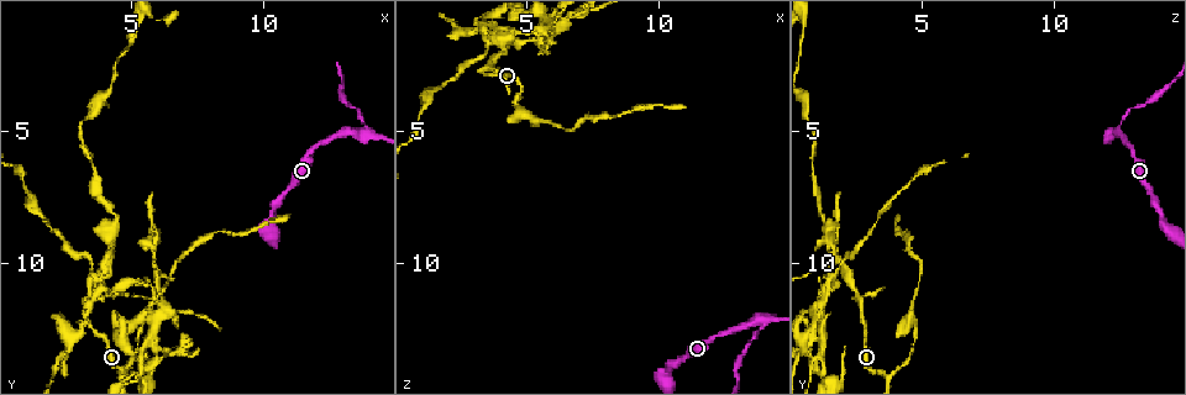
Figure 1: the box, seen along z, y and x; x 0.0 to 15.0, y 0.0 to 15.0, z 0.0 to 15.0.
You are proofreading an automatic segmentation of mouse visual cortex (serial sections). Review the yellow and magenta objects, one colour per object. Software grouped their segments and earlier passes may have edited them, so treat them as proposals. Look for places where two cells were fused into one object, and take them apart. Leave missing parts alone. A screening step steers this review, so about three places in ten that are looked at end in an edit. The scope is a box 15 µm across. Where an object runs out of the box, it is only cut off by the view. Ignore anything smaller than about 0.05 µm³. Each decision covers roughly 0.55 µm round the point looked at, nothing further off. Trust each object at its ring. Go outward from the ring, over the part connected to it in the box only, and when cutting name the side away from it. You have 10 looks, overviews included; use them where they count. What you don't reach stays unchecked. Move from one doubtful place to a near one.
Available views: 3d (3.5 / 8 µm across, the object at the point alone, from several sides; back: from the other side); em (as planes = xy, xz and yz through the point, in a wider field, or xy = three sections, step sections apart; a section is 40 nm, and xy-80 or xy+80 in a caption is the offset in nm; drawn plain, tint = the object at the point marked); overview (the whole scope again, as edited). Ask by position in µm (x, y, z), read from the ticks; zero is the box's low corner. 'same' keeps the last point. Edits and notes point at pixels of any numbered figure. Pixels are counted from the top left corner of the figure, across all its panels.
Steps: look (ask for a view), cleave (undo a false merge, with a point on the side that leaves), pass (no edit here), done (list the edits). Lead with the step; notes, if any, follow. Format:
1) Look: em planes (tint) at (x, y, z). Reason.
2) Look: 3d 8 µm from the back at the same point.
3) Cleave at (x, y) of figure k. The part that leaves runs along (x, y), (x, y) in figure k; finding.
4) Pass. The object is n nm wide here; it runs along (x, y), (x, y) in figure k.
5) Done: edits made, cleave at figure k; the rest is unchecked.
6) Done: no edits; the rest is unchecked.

Look: 3d 3.5 µm at (14.0, 5.1, 12.3). Branch point.

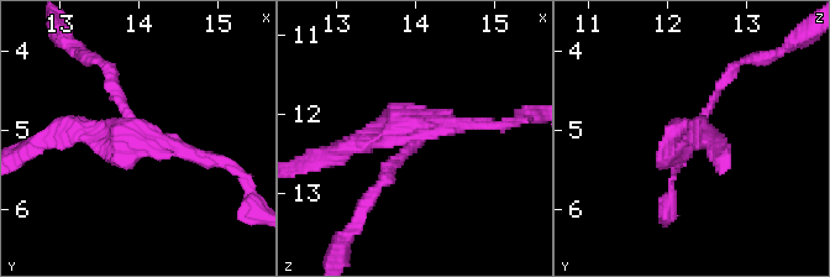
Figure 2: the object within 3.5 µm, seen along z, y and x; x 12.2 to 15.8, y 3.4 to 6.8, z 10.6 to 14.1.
Look: em xy step 3 (tint) at (13.95, 5.10, 12.25). Shape alone is not enough.

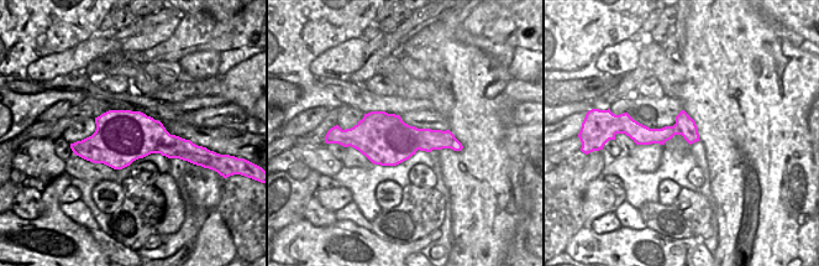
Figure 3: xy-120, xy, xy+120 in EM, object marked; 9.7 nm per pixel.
Cleave at (114, 88) of figure 2. The object is 500 nm wide here; the part that leaves runs along (130, 116), (110, 71), (80, 56) in figure 2; two cells meet here.

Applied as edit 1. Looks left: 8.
Look: overview.

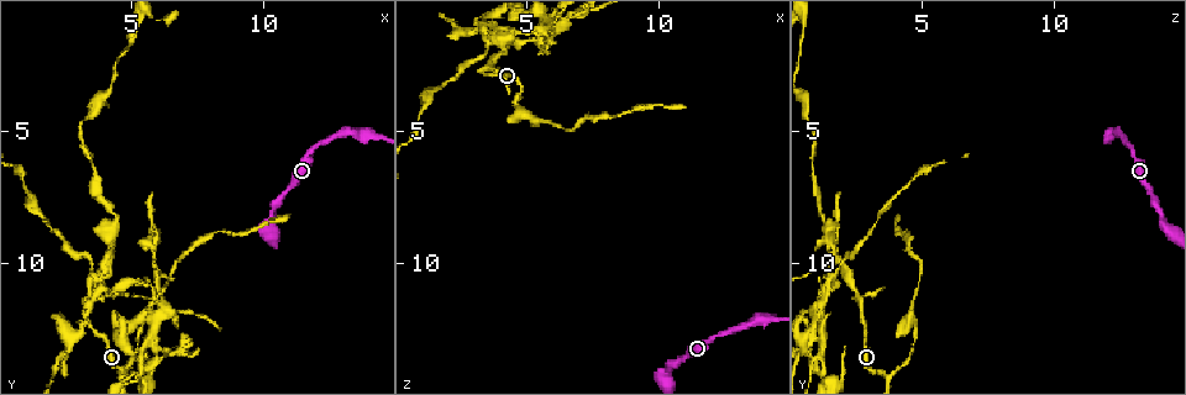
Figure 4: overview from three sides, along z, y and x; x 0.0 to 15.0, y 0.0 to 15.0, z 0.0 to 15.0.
Look: 3d 3.5 µm at (4.6, 14.3, 3.6). Abrupt turn.

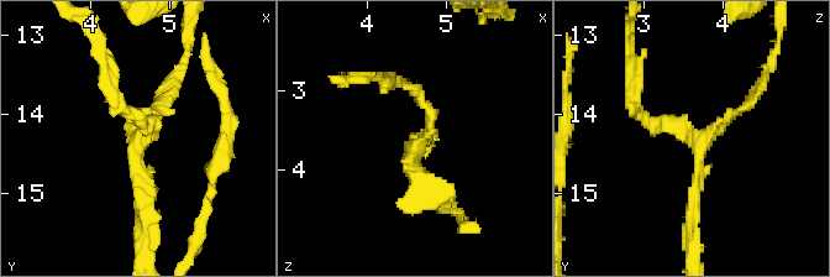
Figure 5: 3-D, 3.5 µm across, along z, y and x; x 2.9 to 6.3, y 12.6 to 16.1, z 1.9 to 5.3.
Look: em xy step 2 (tint) at (4.60, 14.30, 3.70). Need the tissue.

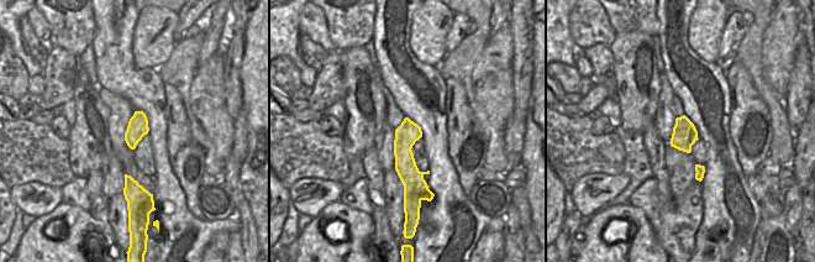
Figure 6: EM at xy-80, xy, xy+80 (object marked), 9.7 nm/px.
Look: em planes (tint) at the same point. Cut it another way.

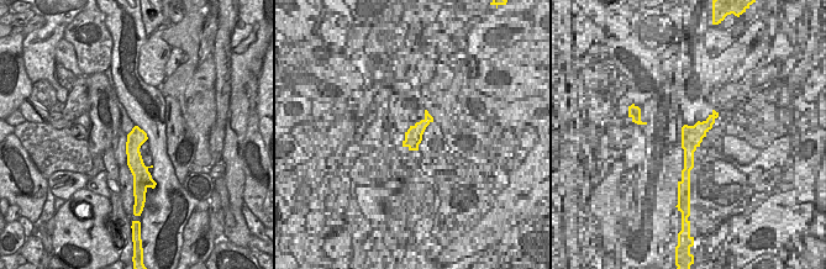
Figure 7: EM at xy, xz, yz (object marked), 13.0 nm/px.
Pass. It runs along (409, 85), (429, 108), (413, 165), (444, 203) in figure 5; all the same cell.

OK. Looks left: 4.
Look: 3d 3.5 µm at (4.2, 8.1, 1.2).

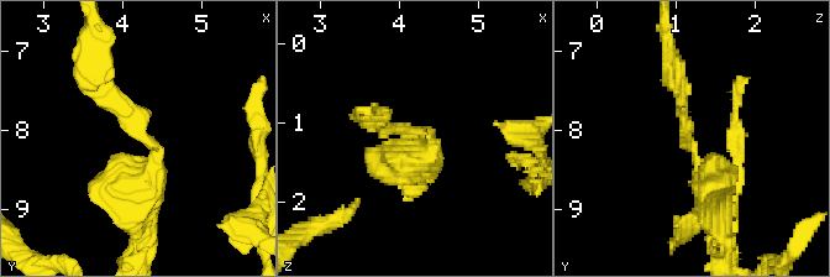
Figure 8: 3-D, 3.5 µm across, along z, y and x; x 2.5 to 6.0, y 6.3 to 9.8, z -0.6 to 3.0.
Look: em xy step 3 (tint) at (4.30, 8.05, 1.15). The arms are 200, 450 nm wide.

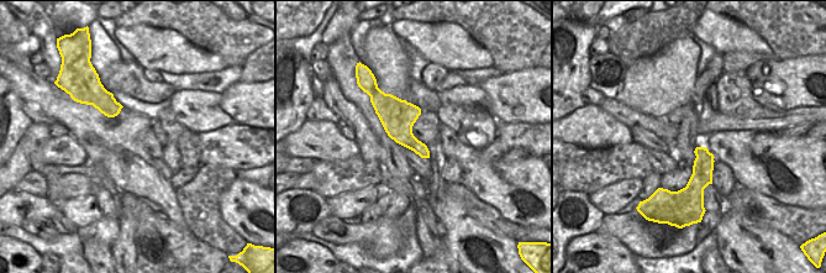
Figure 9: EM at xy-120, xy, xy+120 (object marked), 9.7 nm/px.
Pass. It runs along (142, 202), (157, 149), (100, 64) in figure 8; all the same cell.

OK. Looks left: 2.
Look: 3d 3.5 µm at (6.5, 10.5, 4.9). Thick turns thin.

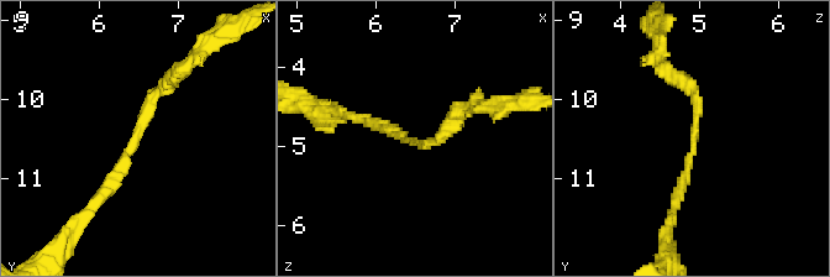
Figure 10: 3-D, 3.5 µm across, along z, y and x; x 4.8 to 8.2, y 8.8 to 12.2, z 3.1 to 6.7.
Look: em planes (tint) at (6.50, 10.50, 4.90). Shape alone is not enough.

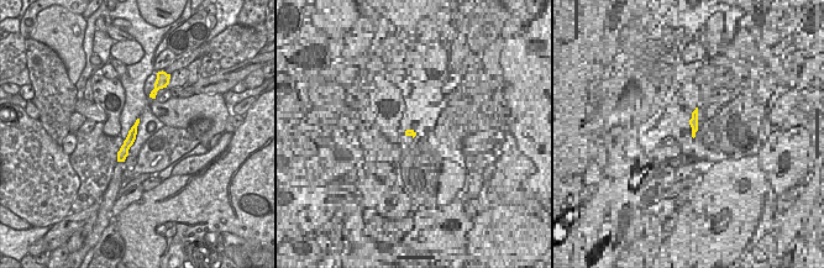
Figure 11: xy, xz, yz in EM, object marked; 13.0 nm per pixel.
Pass. The arms are 150, 150 nm wide; continuous, no second cell.

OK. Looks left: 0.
Done: edits made, cleave at figure 2; the rest is unchecked.

